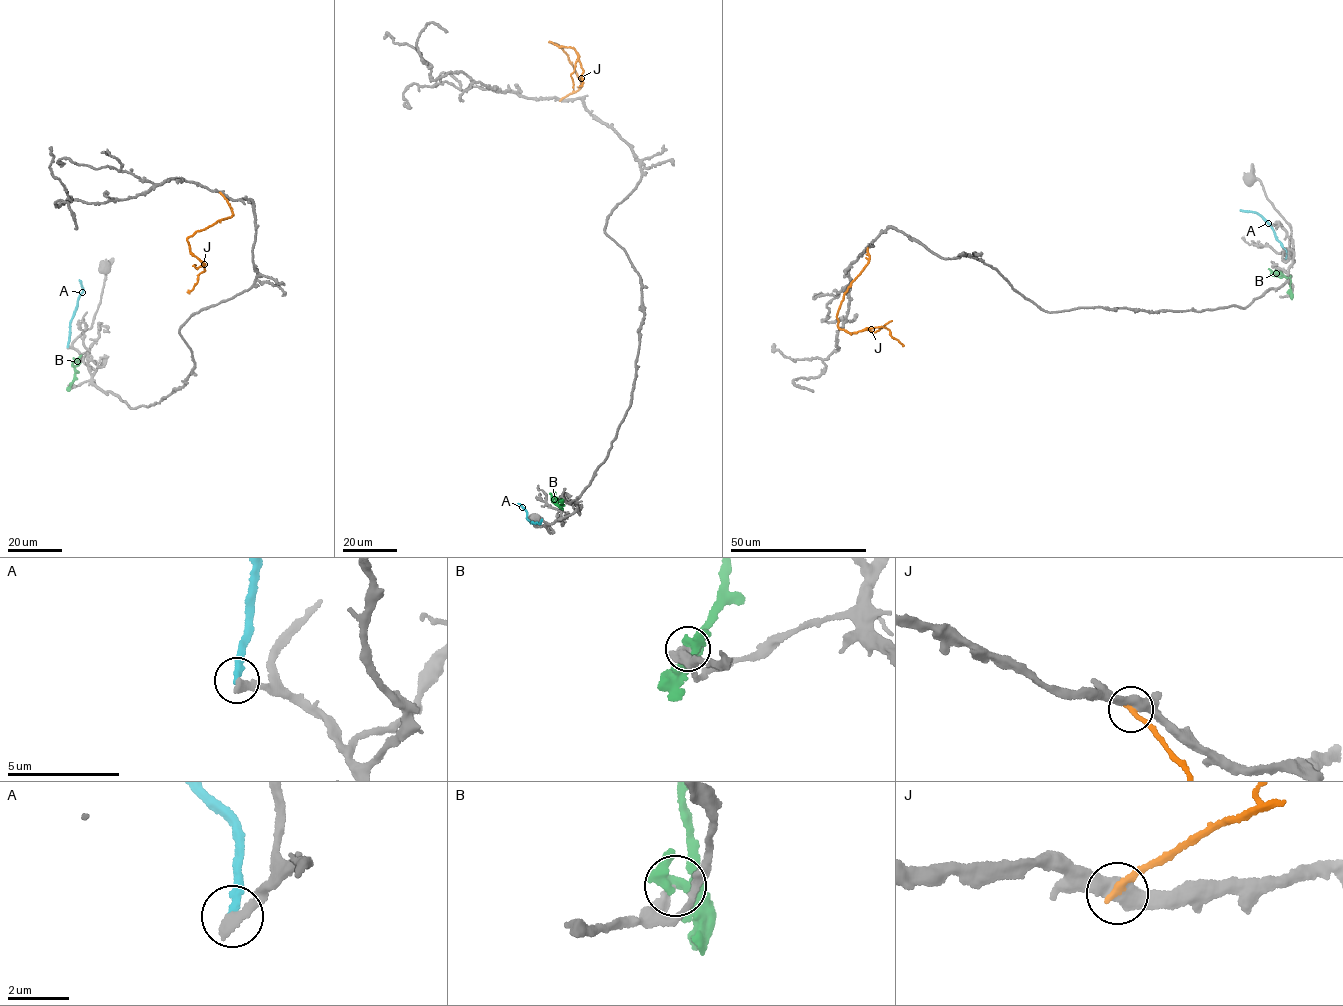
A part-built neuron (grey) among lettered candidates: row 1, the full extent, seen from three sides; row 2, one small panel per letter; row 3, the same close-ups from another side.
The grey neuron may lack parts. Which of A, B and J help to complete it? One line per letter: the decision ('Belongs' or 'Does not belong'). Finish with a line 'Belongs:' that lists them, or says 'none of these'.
A: Does not belong
B: Does not belong
J: Does not belong
Belongs: none of these

